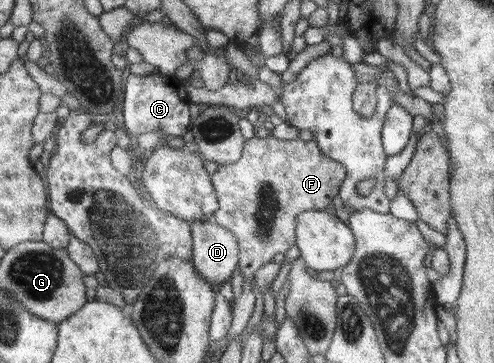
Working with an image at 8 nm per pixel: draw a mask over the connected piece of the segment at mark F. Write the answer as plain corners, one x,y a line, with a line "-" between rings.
271,135
246,139
241,157
235,163
219,165
210,175
219,204
212,220
237,238
238,267
244,279
243,292
232,302
228,340
239,337
251,318
255,295
249,283
257,269
295,245
297,216
302,211
319,211
331,205
345,176
345,165
327,157
315,140
297,138
283,141

